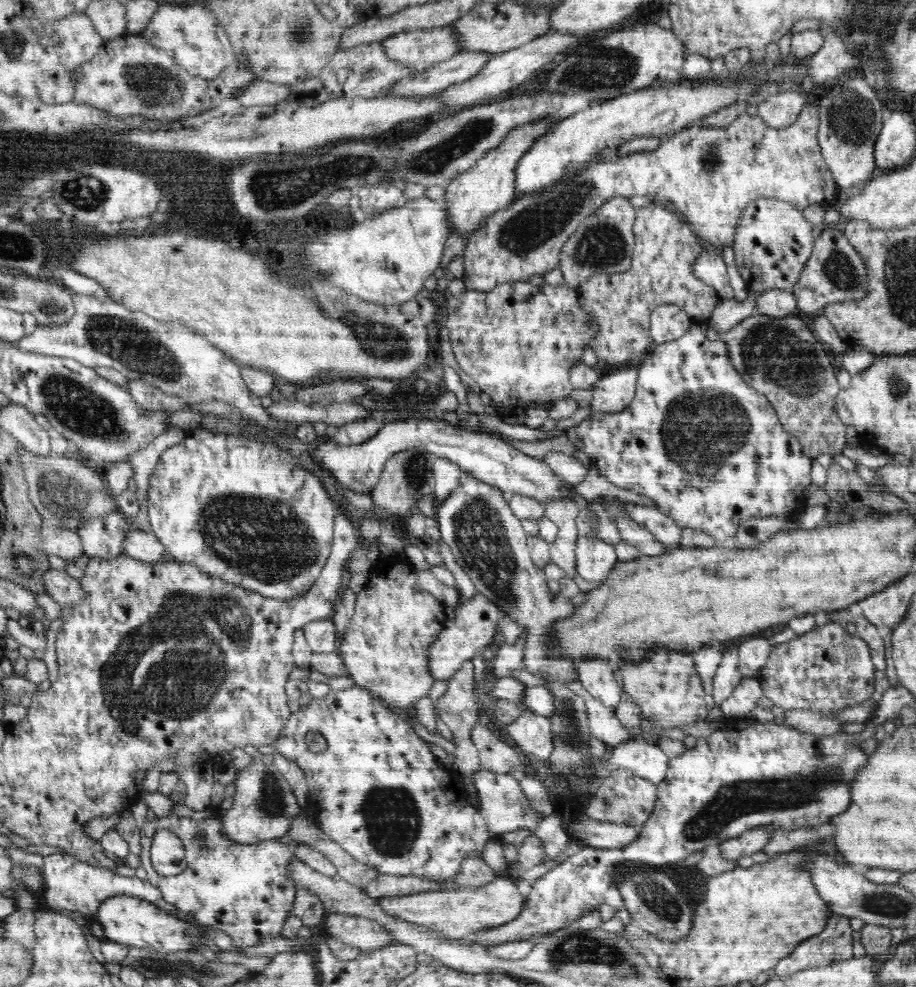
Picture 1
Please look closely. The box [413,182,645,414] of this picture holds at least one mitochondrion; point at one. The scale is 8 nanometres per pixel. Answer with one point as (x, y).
(603, 245)

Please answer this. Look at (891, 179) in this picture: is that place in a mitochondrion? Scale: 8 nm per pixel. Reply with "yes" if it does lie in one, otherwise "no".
no

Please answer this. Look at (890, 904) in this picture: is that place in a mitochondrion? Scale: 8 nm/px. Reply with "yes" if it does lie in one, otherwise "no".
yes

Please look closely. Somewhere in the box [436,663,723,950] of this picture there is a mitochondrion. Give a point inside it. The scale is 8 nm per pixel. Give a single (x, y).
(670, 898)

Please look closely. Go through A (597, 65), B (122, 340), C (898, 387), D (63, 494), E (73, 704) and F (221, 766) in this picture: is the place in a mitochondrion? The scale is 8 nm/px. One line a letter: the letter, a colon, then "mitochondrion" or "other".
A: mitochondrion
B: mitochondrion
C: mitochondrion
D: mitochondrion
E: other
F: other

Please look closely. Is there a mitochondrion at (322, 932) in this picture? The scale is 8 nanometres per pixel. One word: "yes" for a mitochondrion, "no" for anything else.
no

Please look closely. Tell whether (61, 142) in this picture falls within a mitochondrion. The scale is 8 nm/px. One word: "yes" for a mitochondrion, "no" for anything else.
no

